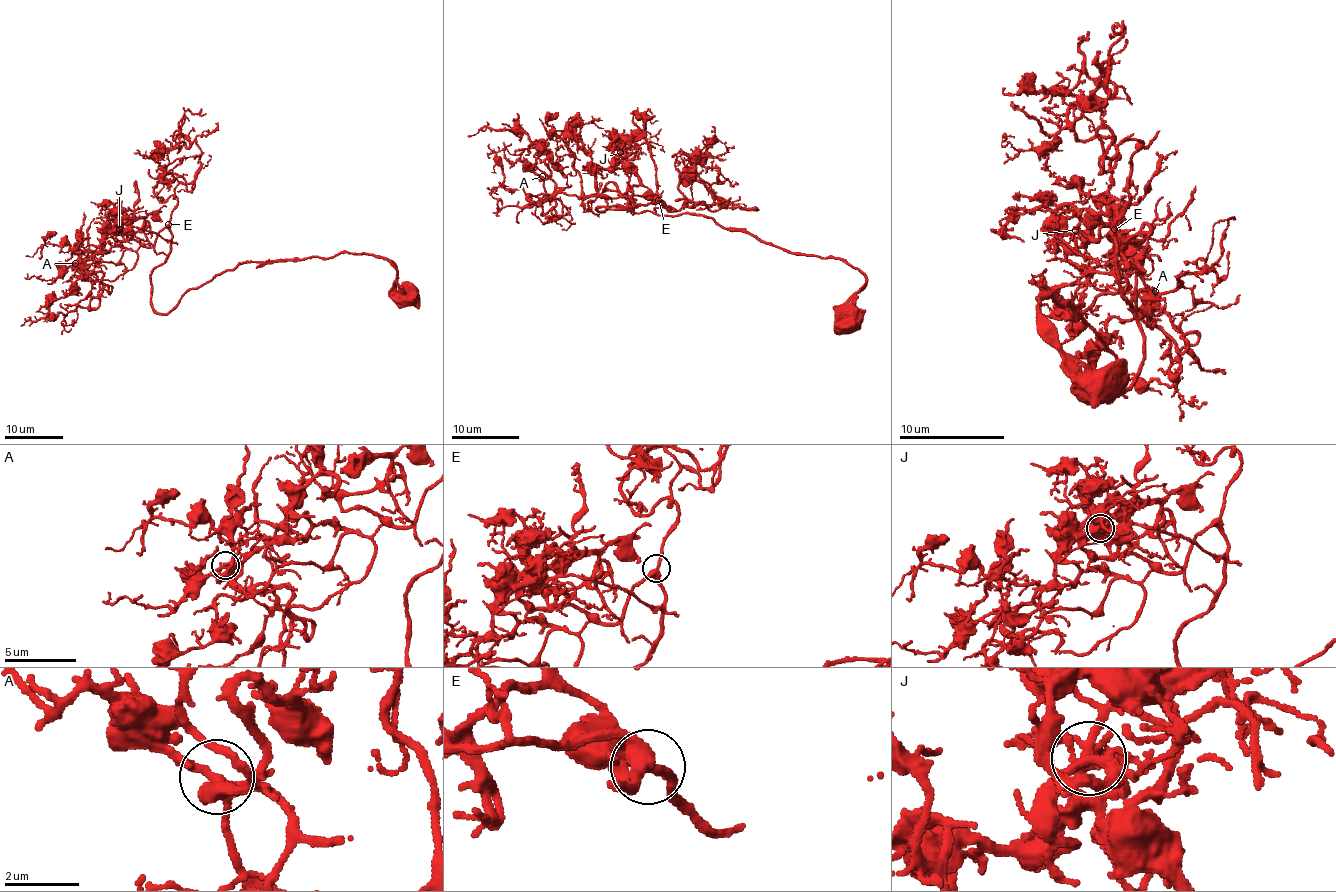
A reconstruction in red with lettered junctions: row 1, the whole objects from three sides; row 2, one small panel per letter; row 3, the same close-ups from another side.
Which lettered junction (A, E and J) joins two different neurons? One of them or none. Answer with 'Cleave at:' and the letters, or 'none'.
Cleave at: none

